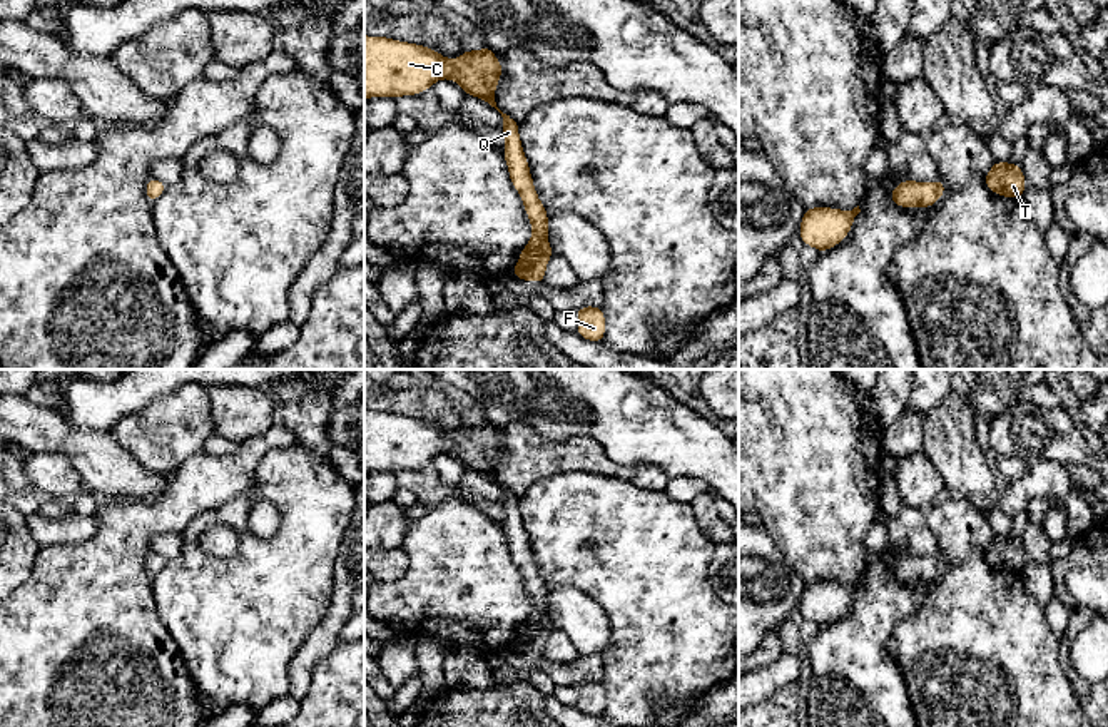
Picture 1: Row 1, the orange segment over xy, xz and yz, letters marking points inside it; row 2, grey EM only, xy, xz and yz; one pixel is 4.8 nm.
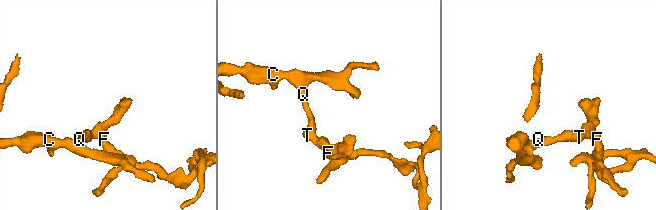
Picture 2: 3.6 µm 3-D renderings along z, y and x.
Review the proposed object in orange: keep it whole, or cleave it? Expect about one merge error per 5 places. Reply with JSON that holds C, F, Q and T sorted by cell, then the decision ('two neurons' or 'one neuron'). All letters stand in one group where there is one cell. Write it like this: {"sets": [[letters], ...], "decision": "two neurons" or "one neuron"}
{"sets": [["C", "F", "Q", "T"]], "decision": "one neuron"}

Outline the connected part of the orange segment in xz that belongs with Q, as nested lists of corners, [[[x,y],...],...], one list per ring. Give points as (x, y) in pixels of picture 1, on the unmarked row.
[[[364,409],[364,475],[369,471],[418,470],[436,455],[455,453],[466,470],[495,481],[501,491],[506,513],[503,530],[513,562],[521,570],[531,597],[531,613],[521,623],[511,648],[523,655],[545,657],[545,645],[553,623],[548,617],[548,588],[540,577],[518,510],[518,495],[503,488],[495,476],[503,440],[490,421],[463,426],[450,435],[429,421]]]

